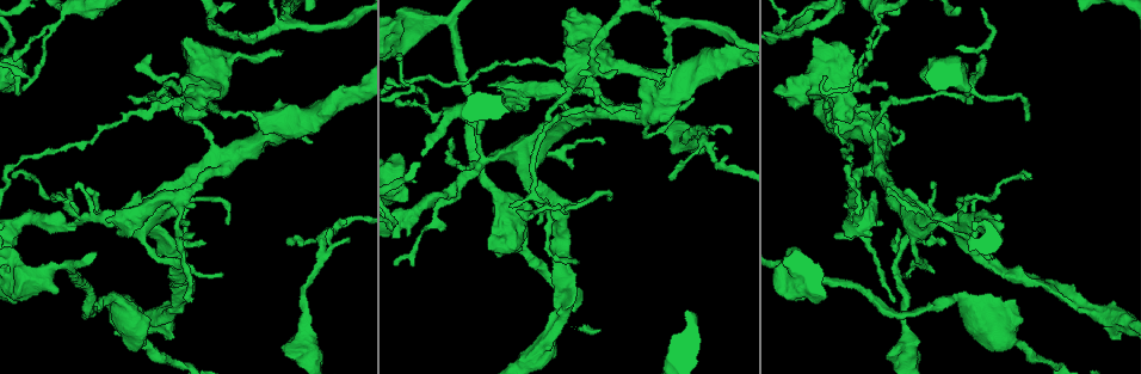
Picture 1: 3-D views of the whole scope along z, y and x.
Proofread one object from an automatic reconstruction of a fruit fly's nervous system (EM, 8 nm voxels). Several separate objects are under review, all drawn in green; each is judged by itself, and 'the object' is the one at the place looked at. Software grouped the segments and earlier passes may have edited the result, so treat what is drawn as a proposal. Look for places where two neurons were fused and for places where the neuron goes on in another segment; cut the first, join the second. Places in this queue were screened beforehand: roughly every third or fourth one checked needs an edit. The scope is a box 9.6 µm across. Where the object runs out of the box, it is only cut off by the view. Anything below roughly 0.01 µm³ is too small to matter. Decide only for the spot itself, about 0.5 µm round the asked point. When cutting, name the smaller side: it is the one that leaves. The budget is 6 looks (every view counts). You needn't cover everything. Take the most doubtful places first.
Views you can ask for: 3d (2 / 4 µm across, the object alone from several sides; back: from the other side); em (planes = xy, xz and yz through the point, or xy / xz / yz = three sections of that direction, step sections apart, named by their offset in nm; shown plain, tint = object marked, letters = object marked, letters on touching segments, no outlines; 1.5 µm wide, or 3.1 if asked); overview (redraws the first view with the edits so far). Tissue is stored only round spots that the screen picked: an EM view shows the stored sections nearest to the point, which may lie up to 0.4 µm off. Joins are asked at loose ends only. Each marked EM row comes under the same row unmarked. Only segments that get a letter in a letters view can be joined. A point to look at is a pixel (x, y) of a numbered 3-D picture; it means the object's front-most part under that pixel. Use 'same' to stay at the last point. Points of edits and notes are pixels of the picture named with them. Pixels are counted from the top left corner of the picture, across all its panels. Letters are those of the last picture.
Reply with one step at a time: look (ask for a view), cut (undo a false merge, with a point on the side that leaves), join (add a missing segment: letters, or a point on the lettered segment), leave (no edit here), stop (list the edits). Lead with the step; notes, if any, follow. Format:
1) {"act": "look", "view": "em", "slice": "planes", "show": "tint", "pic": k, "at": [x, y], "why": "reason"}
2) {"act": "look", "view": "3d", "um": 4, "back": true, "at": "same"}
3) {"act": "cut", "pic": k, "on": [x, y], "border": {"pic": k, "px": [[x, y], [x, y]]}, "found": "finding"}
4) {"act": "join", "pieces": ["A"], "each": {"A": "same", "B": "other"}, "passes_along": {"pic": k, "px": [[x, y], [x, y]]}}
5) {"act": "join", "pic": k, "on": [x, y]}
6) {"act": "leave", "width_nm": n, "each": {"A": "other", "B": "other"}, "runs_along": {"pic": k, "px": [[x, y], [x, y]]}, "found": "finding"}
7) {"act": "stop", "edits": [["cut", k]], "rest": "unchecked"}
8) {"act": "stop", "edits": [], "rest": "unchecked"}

{"act": "look", "view": "3d", "um": 2, "pic": 1, "at": [287, 238], "why": "an open end"}

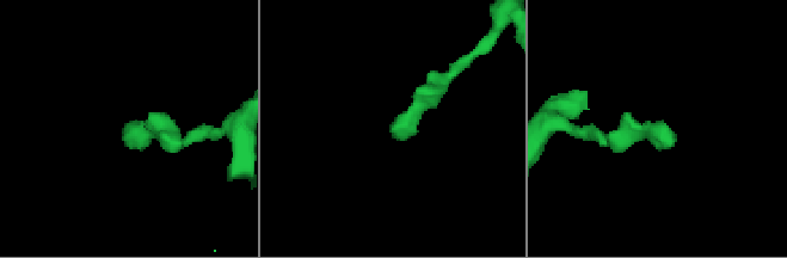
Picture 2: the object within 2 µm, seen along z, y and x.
{"act": "look", "view": "em", "slice": "planes", "show": "letters", "pic": 2, "at": [131, 122], "why": "shape alone is not enough"}

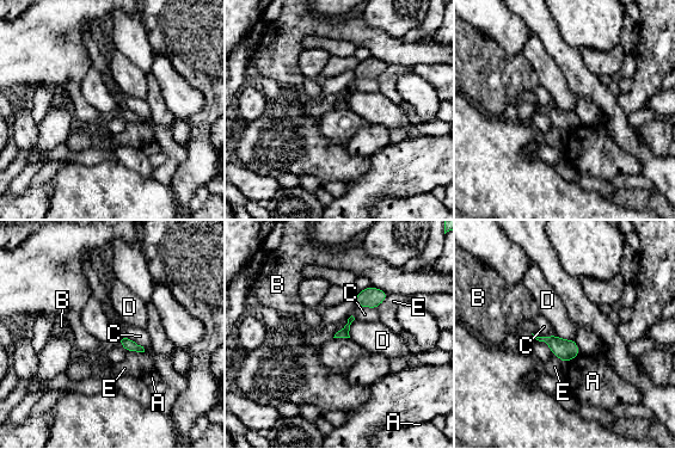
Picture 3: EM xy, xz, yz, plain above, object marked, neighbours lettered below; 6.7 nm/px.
{"act": "leave", "each": {"A": "other", "B": "other", "C": "other", "D": "other", "E": "other"}, "border": {"pic": 3, "px": [[553, 333], [565, 339], [574, 339]]}, "found": "none of them fits"}

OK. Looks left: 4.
{"act": "look", "view": "3d", "um": 4, "back": true, "pic": 1, "at": [732, 128], "why": "thin end"}

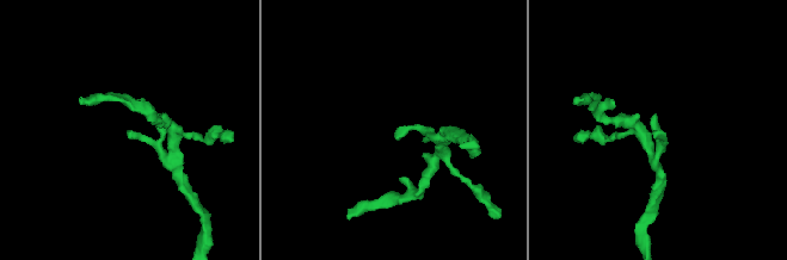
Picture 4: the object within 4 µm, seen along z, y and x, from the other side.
{"act": "look", "view": "em", "slice": "yz", "step": 8, "show": "letters", "pic": 4, "at": [658, 130], "why": "now the EM"}

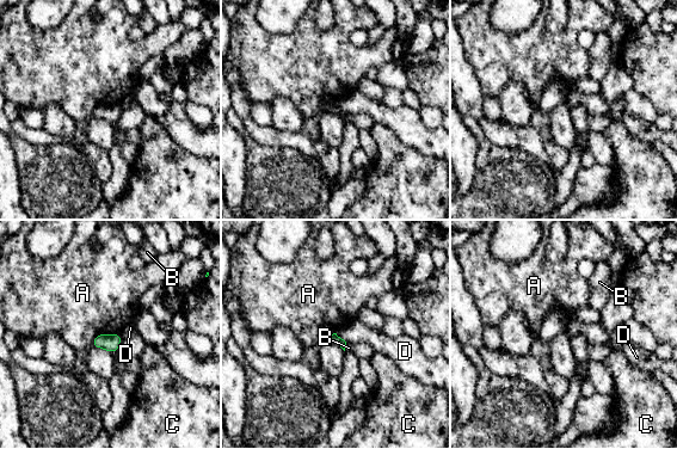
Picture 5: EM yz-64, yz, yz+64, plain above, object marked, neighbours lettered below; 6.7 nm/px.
{"act": "leave", "each": {"A": "other", "B": "other", "C": "other", "D": "other"}, "border": {"pic": 5, "px": [[118, 332], [99, 333], [90, 345]]}, "found": "none of them fits"}

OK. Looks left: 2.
{"act": "look", "view": "em", "slice": "yz", "step": 8, "show": "letters", "pic": 1, "at": [902, 132], "why": "an open end"}

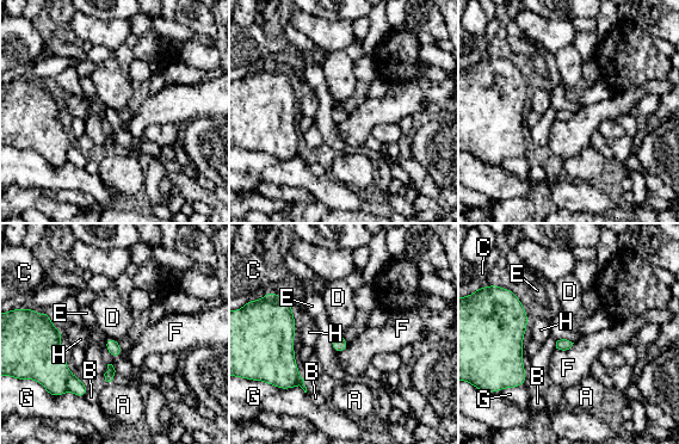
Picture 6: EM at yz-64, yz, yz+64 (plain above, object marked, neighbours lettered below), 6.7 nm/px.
{"act": "leave", "longest_contact_nm": ["G", 260], "each": {"A": "other", "B": "other", "C": "other", "D": "other", "E": "other", "F": "other", "G": "other", "H": "other"}, "border": {"pic": 6, "px": [[574, 343], [568, 349], [556, 349]]}, "found": "no lettered segment goes on from it"}

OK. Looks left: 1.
{"act": "stop", "edits": [], "rest": "unchecked"}

